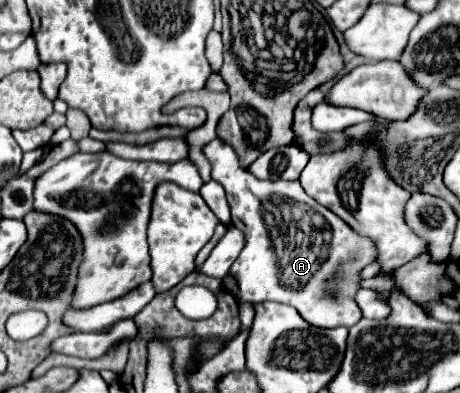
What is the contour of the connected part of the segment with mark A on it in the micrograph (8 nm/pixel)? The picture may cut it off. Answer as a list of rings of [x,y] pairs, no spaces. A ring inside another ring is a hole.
[[[214,139],[204,147],[212,170],[211,178],[226,189],[232,225],[246,233],[246,247],[230,267],[230,275],[238,281],[240,303],[278,301],[298,309],[298,313],[314,327],[352,327],[362,319],[362,311],[354,297],[360,289],[360,273],[376,261],[376,245],[372,239],[358,235],[338,215],[334,221],[304,221],[302,207],[288,191],[288,183],[272,183],[274,195],[264,197],[264,181],[238,165],[234,149],[222,139]],[[326,289],[336,289],[336,297],[326,297]]]

